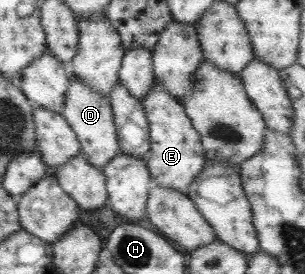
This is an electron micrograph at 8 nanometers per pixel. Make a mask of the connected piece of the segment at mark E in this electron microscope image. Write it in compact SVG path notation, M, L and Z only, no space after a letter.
M154 82L141 102L149 124L150 147L145 161L153 185L186 193L188 186L206 166L207 160L199 133L193 128L181 102L171 96L160 82Z

